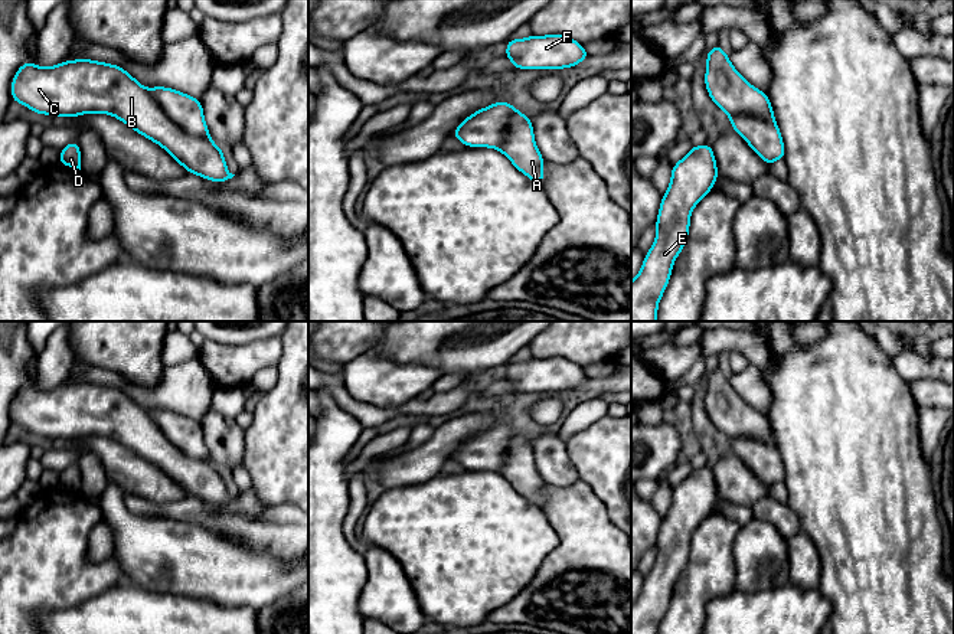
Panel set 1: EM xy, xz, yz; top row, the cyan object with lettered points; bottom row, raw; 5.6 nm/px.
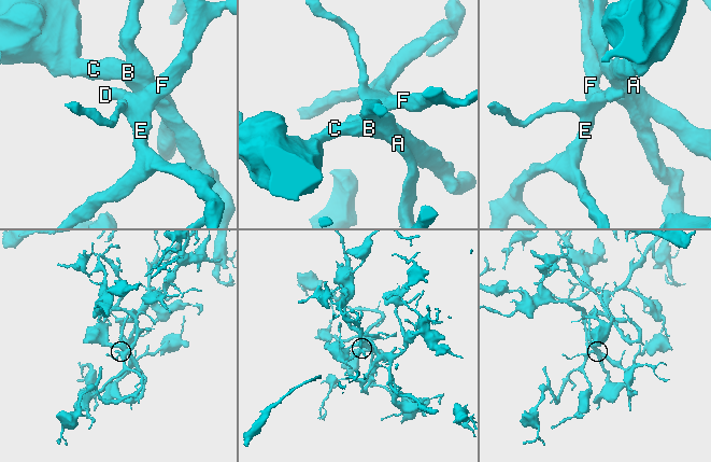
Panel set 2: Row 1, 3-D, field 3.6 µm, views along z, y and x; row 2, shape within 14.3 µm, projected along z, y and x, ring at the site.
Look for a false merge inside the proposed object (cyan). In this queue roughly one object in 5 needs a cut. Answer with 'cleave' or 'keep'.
keep

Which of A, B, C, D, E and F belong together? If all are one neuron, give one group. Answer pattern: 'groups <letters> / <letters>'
groups A B C D E F

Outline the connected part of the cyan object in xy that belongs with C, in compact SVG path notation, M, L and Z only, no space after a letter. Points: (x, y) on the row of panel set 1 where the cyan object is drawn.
M75 59L43 68L24 62L12 78L12 101L63 118L110 114L157 143L187 173L215 183L235 176L209 137L197 98L166 86L147 89L118 65Z

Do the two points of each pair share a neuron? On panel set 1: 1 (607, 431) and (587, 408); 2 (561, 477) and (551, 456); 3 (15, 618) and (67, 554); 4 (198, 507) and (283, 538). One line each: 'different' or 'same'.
1: different
2: same
3: same
4: same

